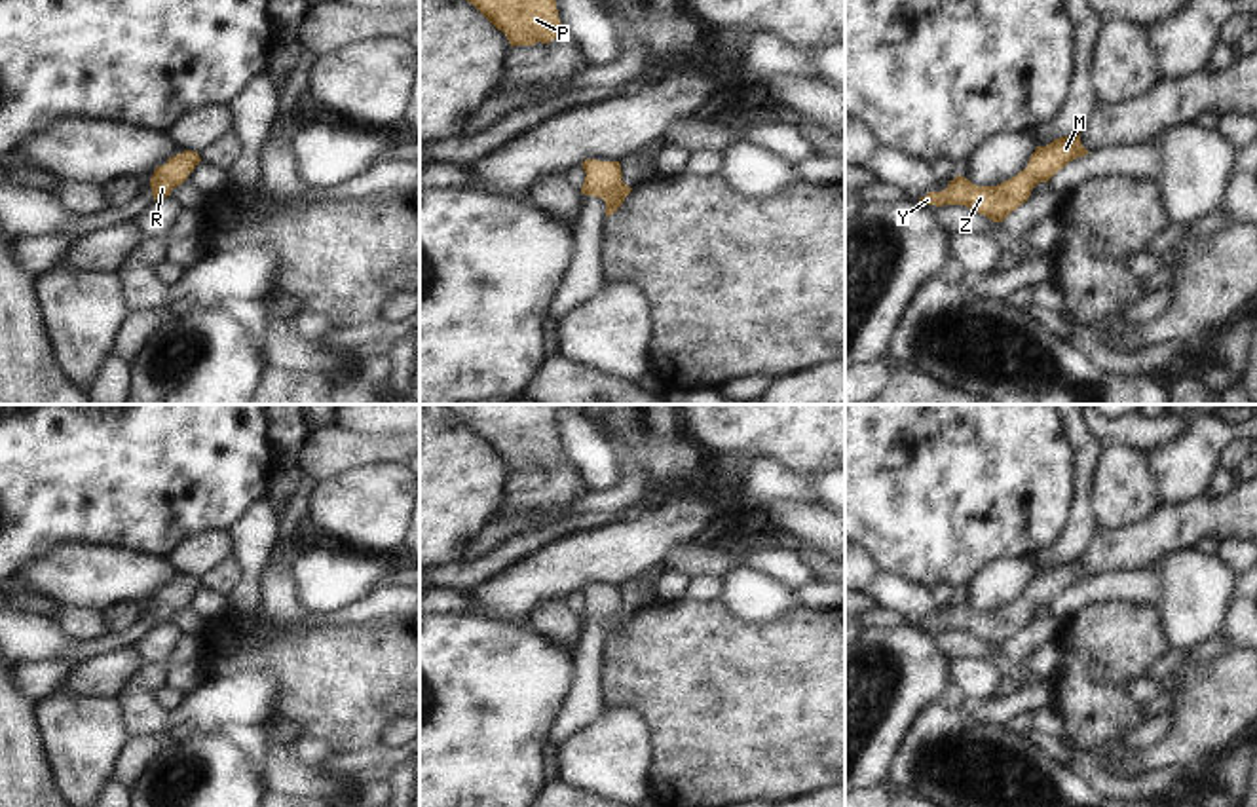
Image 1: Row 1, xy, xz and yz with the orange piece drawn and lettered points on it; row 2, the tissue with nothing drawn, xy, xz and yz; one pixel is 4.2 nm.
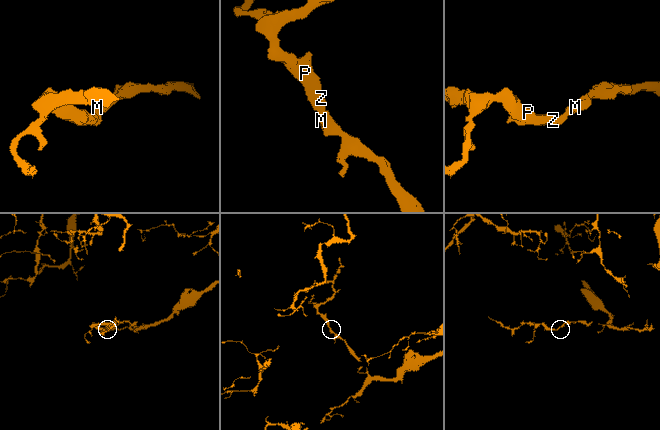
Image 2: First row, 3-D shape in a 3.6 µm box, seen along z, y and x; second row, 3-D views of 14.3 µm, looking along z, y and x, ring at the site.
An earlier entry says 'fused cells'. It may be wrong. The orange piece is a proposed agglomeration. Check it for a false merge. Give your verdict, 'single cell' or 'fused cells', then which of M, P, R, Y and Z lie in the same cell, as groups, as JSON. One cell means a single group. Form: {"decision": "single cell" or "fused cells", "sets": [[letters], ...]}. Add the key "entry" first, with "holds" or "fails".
{"entry": "fails", "decision": "single cell", "sets": [["M", "P", "R", "Y", "Z"]]}

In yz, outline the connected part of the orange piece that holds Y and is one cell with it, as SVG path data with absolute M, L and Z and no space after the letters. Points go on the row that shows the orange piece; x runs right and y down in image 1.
M1080 133L1060 137L1046 146L1037 146L1029 163L1016 177L997 186L976 186L957 175L942 192L929 192L919 197L923 205L965 205L993 222L1003 222L1012 211L1025 203L1039 182L1048 182L1069 161L1090 154Z

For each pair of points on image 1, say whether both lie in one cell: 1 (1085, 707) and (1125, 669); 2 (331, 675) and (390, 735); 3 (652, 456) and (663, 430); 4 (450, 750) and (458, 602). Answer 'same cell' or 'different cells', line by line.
1: same cell
2: different cells
3: different cells
4: different cells

